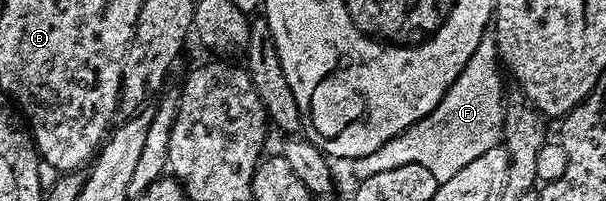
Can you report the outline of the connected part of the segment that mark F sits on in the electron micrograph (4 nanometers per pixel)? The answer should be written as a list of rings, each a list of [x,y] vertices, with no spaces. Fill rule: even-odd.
[[[485,33],[478,41],[478,49],[474,49],[470,61],[466,61],[462,73],[458,73],[455,81],[448,86],[448,91],[442,97],[442,101],[438,101],[438,105],[425,119],[418,120],[412,127],[406,128],[401,135],[396,135],[390,141],[386,141],[382,149],[366,157],[351,160],[353,180],[369,179],[374,177],[374,173],[386,173],[386,169],[398,169],[398,165],[422,165],[422,169],[430,169],[430,173],[434,173],[437,184],[442,184],[450,177],[454,177],[454,173],[470,165],[470,161],[475,161],[477,157],[482,157],[482,153],[497,147],[504,133],[504,108],[506,106],[505,100],[500,100],[501,63],[500,51],[496,48],[495,34]]]

